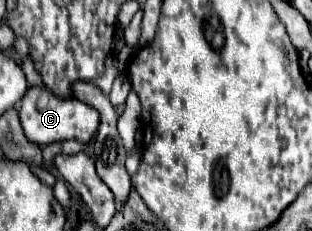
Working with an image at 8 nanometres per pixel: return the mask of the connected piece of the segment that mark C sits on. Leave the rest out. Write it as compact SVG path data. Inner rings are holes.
M28 88L20 102L20 120L22 128L26 132L26 138L30 138L34 144L52 144L52 142L64 142L64 140L78 140L78 142L90 142L90 138L96 134L98 128L98 112L94 108L82 104L76 98L58 98L48 88Z

